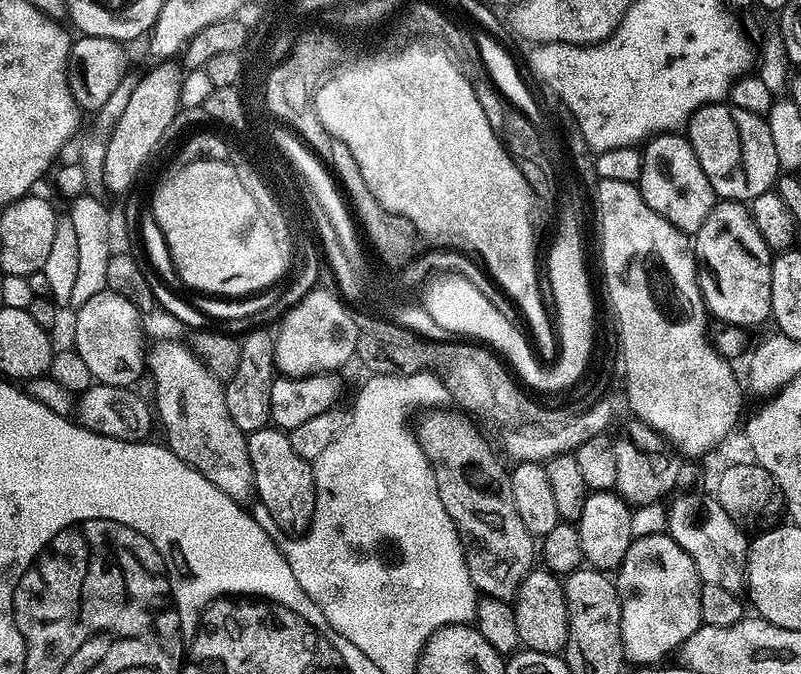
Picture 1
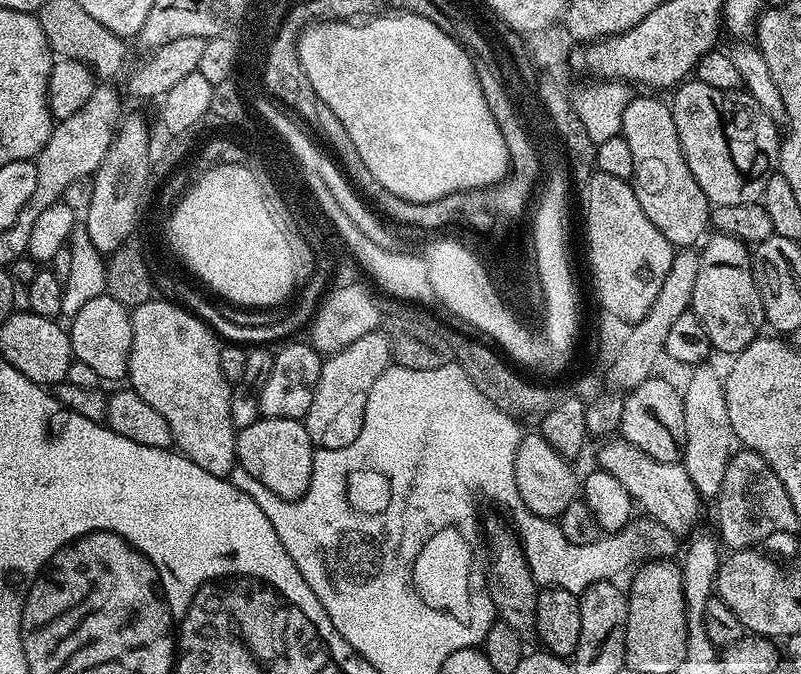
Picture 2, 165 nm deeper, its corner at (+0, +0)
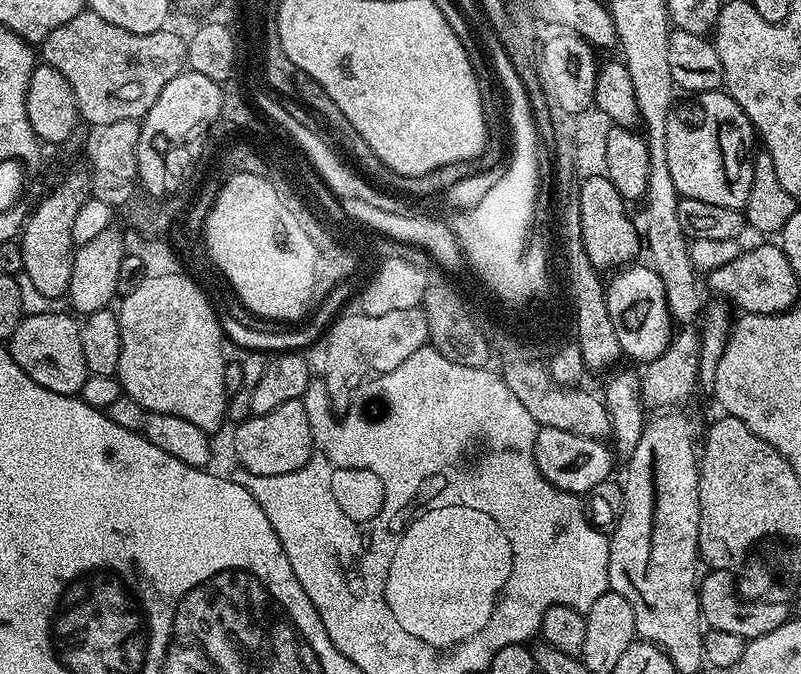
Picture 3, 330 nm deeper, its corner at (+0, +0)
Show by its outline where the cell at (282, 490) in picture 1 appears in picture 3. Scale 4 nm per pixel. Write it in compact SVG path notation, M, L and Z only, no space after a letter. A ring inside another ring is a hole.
M303 399L282 402L277 409L261 416L249 415L248 419L235 425L232 448L236 451L235 463L251 476L290 474L302 466L312 453L310 418L306 418Z

